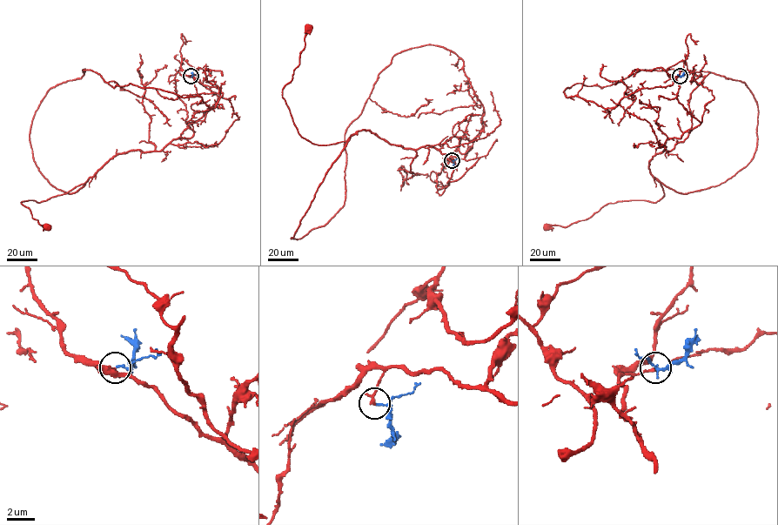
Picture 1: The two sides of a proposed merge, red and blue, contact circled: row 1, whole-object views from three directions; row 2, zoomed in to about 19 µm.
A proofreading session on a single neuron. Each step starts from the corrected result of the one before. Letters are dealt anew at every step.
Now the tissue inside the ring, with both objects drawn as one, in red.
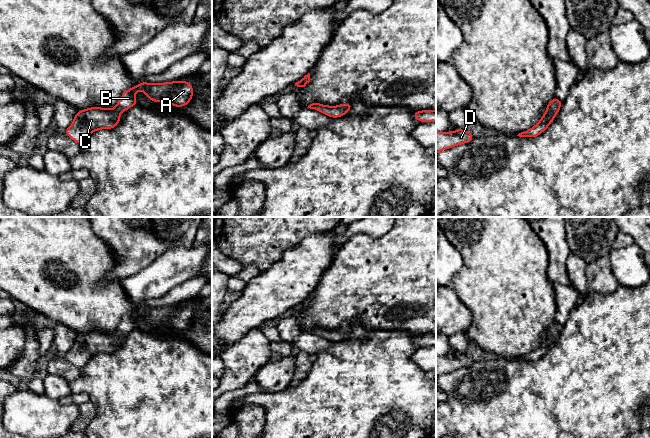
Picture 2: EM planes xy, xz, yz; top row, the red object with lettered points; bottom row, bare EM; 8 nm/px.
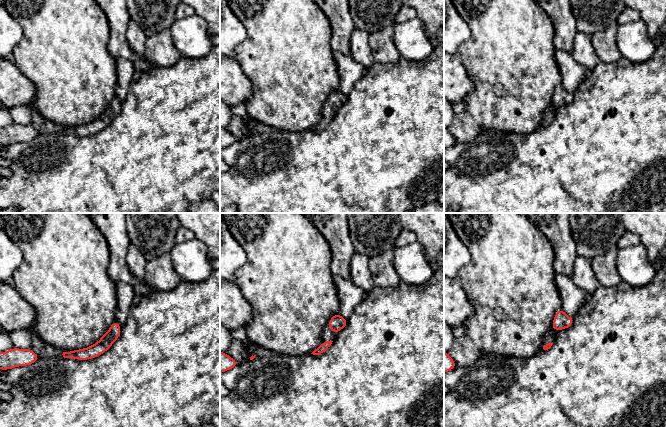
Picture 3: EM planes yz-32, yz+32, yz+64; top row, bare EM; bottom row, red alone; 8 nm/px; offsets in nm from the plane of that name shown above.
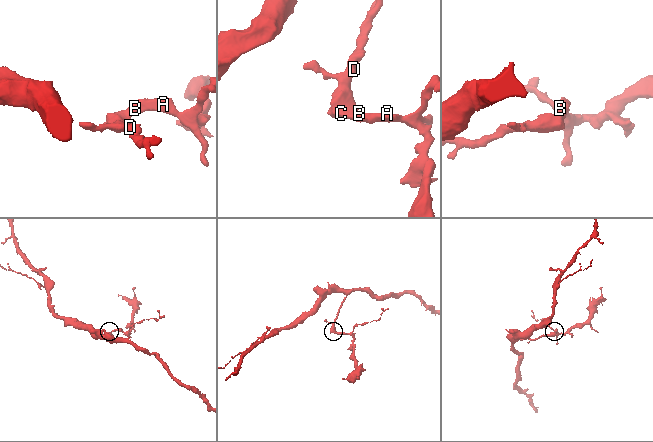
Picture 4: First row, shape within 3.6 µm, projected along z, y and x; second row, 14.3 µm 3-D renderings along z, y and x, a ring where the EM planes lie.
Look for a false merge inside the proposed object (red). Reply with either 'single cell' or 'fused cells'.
single cell

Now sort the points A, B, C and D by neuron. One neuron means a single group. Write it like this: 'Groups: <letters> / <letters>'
Groups: A B C D

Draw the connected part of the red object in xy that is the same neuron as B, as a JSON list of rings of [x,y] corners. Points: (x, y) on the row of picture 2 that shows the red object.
[[[185,81],[163,83],[141,82],[124,91],[114,109],[90,107],[78,110],[72,124],[64,130],[74,142],[84,143],[94,132],[102,129],[113,129],[120,122],[120,114],[133,106],[138,106],[135,93],[143,91],[146,97],[154,102],[168,103],[174,107],[187,106],[193,95],[193,86]]]

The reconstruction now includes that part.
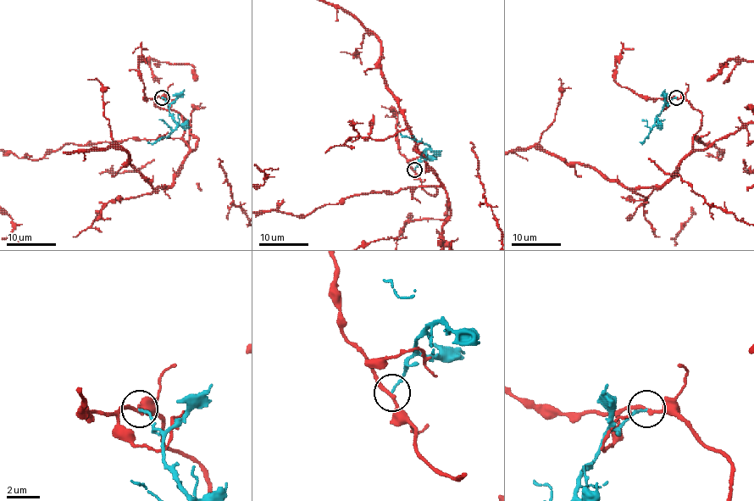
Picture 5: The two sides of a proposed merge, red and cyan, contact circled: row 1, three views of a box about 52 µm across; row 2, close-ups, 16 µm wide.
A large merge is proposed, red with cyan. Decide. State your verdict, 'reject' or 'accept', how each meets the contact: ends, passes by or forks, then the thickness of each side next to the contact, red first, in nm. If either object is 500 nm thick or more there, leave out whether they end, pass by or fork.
reject; red passes by; cyan ends there; 220 nm thick on the red side, 130 nm on the other

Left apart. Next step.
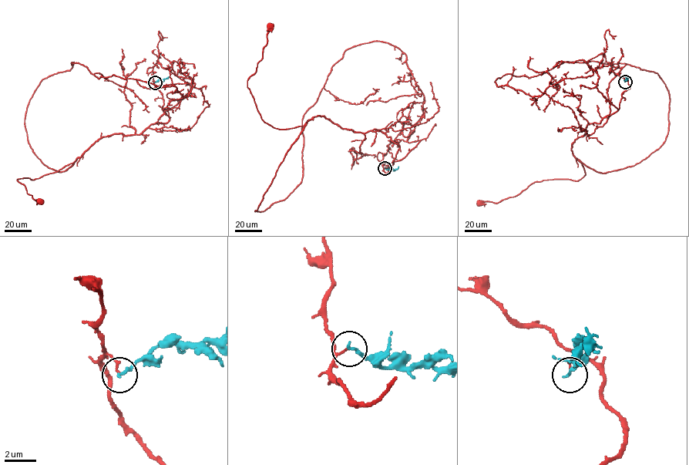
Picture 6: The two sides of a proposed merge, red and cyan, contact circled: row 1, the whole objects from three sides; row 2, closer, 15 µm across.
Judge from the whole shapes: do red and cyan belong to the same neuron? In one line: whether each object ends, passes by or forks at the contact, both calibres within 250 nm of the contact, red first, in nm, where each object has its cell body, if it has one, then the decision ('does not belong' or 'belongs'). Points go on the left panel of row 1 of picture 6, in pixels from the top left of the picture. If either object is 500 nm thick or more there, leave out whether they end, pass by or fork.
red ends | cyan ends | 100/200 nm | red (40, 201) | cyan none | does not belong

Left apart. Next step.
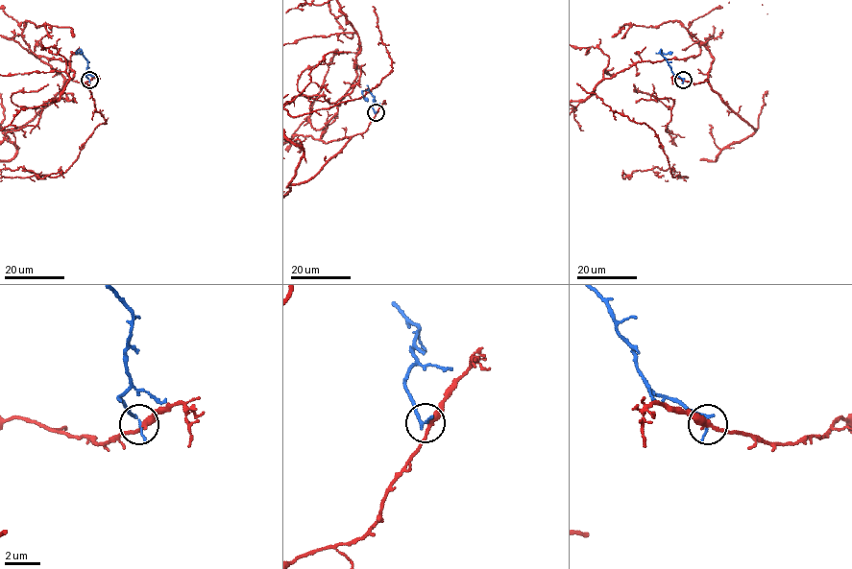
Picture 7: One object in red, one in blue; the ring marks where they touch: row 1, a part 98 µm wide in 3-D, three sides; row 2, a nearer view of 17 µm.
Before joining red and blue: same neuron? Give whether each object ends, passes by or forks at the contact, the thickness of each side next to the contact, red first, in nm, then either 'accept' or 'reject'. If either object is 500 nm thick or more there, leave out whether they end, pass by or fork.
red passes by; blue ends there; 320 nm thick on the red side, 200 nm on the other; reject

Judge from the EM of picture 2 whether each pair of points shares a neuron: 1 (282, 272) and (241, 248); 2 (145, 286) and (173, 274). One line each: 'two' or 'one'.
1: two
2: one

